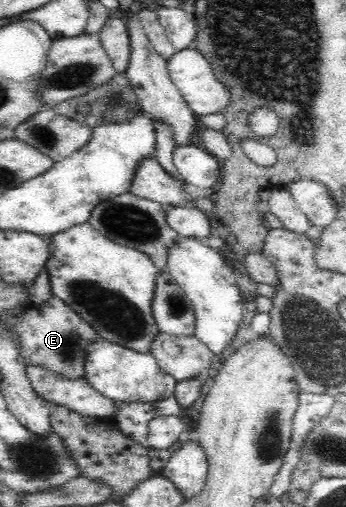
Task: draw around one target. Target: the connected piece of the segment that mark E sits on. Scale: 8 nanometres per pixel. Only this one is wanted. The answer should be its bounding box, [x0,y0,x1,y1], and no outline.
[16,296,98,377]

